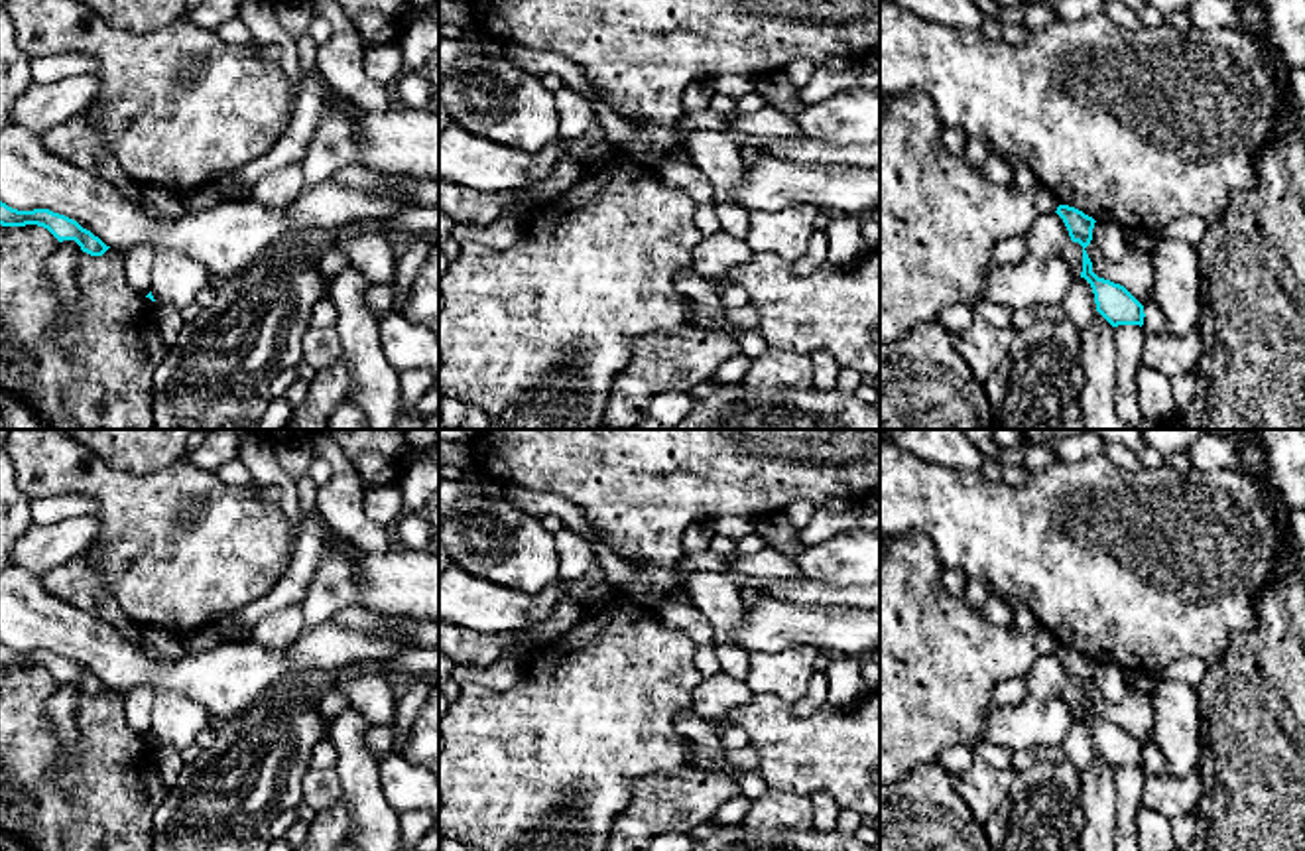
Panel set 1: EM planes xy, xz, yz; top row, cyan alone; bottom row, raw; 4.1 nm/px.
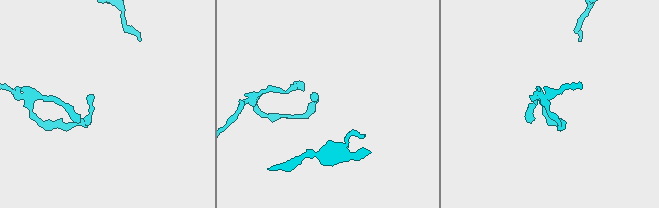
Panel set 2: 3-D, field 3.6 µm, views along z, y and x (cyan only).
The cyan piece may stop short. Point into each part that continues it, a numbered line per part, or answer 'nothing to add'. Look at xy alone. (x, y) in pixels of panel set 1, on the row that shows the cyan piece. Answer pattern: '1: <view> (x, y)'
nothing to add

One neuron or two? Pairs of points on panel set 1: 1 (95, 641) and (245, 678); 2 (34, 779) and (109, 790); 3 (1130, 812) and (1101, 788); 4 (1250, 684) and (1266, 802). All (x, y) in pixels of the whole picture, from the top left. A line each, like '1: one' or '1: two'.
1: one
2: one
3: two
4: one

